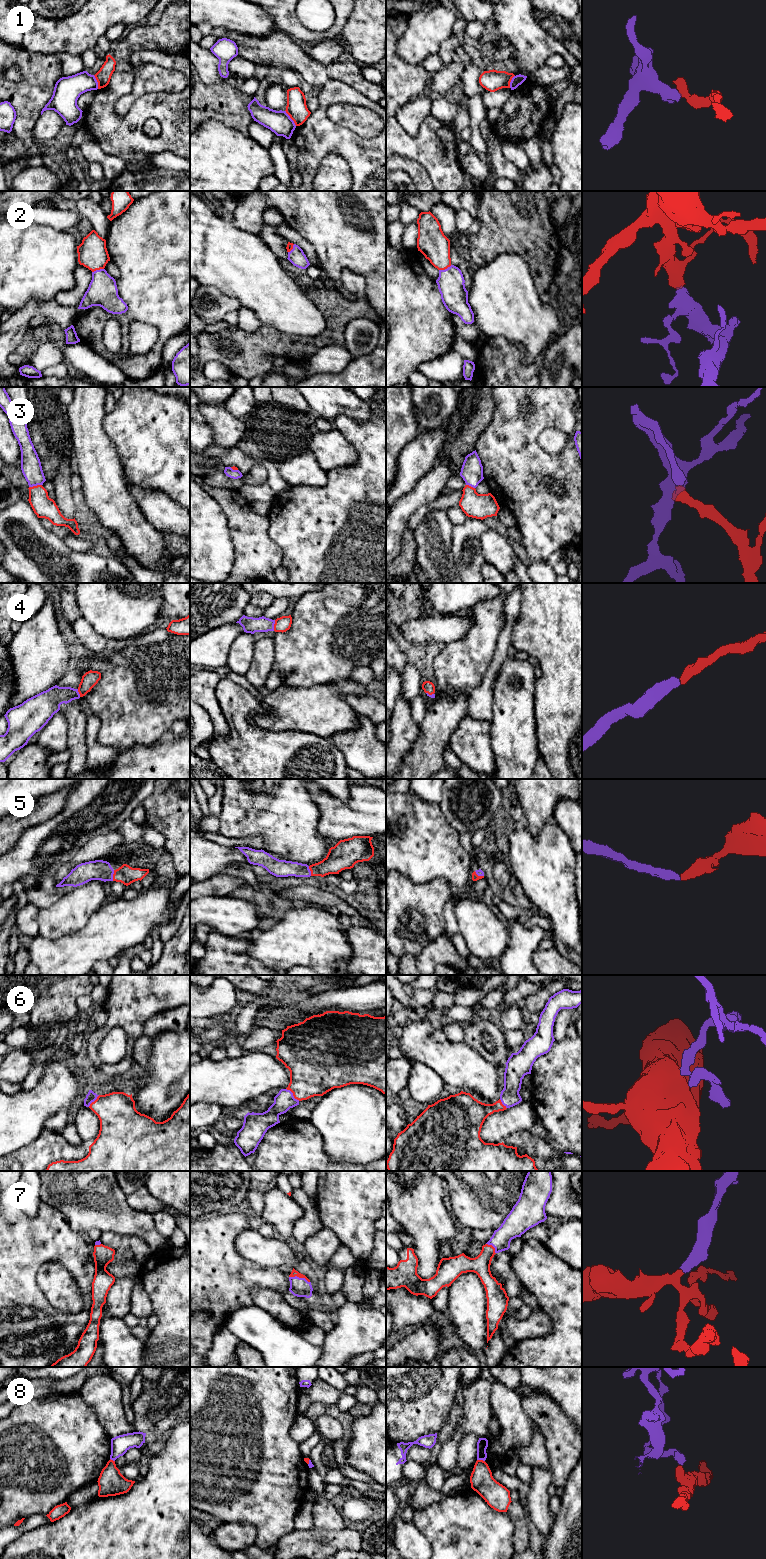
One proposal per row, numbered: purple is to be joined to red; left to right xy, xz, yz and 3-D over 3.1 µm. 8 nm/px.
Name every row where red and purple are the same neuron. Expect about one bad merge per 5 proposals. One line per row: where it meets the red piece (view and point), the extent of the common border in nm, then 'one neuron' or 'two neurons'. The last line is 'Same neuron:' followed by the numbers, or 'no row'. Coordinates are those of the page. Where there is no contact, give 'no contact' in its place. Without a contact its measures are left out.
1: xz (290, 117) | 160 nm | two neurons
2: yz (445, 268) | 110 nm | one neuron
3: xy (35, 486) | 110 nm | one neuron
4: xz (274, 625) | 90 nm | one neuron
5: xy (113, 875) | 90 nm | one neuron
6: xz (293, 1095) | 150 nm | one neuron
7: xz (299, 1277) | 180 nm | one neuron
8: yz (481, 1460) | 70 nm | two neurons
Same neuron: 2, 3, 4, 5, 6, 7

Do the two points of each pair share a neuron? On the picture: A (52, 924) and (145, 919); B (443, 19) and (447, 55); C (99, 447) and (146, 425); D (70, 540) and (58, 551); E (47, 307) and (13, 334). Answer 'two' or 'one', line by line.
A: two
B: two
C: two
D: two
E: one

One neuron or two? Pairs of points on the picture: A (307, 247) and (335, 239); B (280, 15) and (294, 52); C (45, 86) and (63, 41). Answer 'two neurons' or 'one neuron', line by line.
A: two neurons
B: two neurons
C: two neurons

